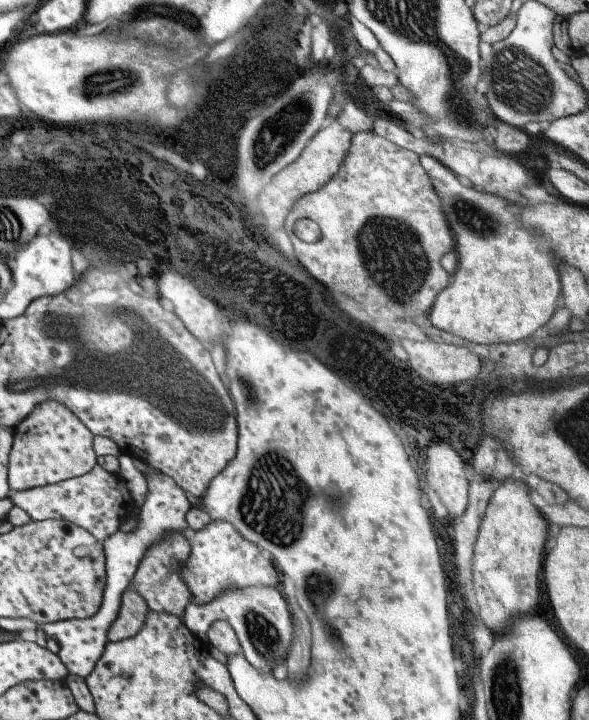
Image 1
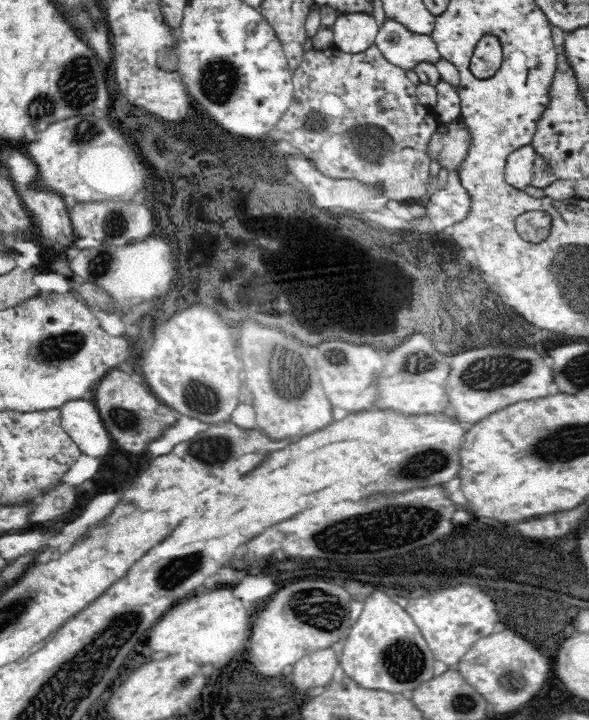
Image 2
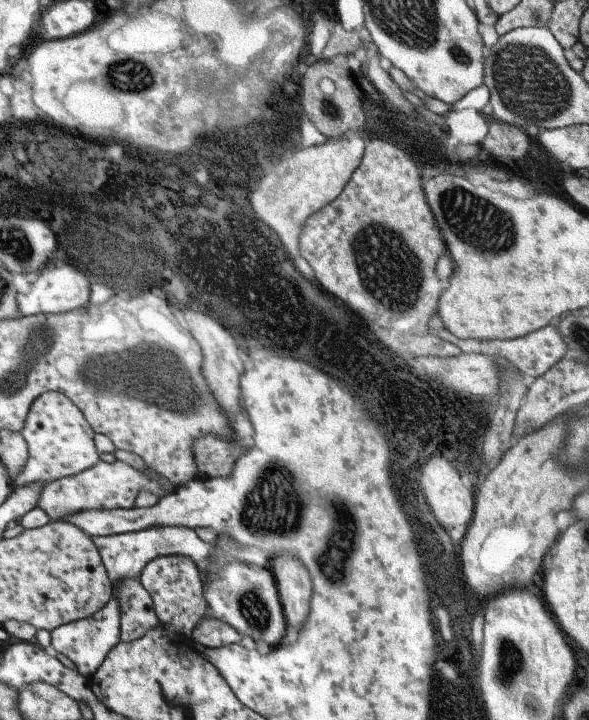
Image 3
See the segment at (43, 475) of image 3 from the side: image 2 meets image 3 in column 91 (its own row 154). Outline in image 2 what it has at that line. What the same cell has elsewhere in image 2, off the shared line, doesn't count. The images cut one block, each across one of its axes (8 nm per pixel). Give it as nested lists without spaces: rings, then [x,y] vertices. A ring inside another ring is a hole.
[[[461,114],[450,122],[440,122],[438,127],[444,124],[446,124],[448,132],[440,134],[436,131],[430,134],[428,144],[426,144],[426,155],[430,161],[440,162],[442,169],[457,172],[465,161],[472,137]]]

